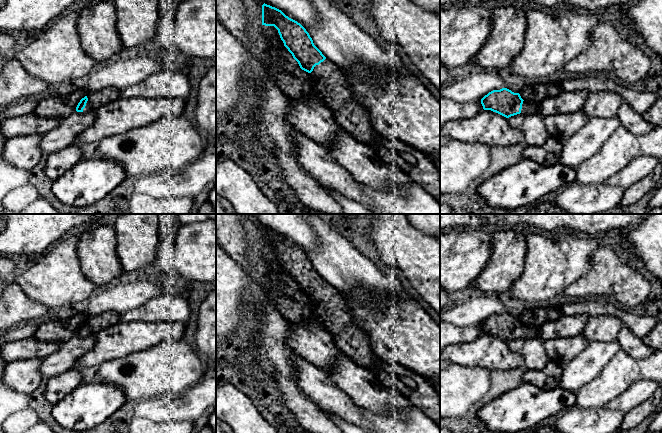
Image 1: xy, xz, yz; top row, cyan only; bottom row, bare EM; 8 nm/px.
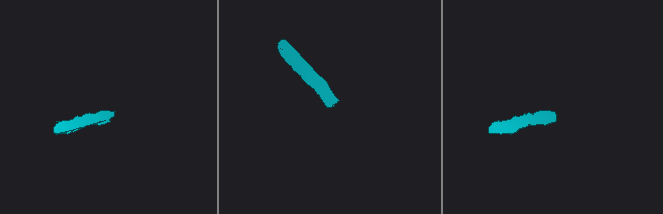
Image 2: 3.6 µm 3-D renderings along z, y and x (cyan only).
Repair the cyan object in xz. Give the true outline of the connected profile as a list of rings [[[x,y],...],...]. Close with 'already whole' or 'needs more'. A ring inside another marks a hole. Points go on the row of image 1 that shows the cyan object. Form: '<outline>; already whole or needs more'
[[[264,3],[262,25],[274,26],[278,30],[284,46],[298,62],[300,68],[310,74],[314,82],[316,98],[329,109],[340,128],[352,135],[358,142],[373,148],[380,135],[374,129],[367,110],[353,97],[345,72],[322,54],[300,23],[286,16],[281,10]]]; needs more

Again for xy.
[[[109,87],[96,92],[89,92],[80,100],[76,107],[77,112],[96,112],[96,110],[104,105],[116,101],[121,98],[120,89]]]; needs more

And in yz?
[[[507,88],[493,90],[481,99],[484,110],[491,110],[506,118],[520,114],[539,114],[540,104],[524,101],[519,93]]]; needs more

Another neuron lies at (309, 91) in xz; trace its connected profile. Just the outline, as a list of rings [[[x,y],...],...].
[[[270,44],[258,53],[258,57],[261,62],[266,62],[273,82],[285,96],[295,99],[303,96],[316,98],[310,73],[302,70],[298,62],[277,44]]]

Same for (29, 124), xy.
[[[30,113],[0,122],[0,131],[7,139],[23,135],[44,135],[59,123],[58,119],[42,118]]]

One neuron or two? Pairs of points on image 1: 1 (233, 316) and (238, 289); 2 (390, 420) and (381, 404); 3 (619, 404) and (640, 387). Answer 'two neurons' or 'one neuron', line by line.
1: one neuron
2: two neurons
3: one neuron

